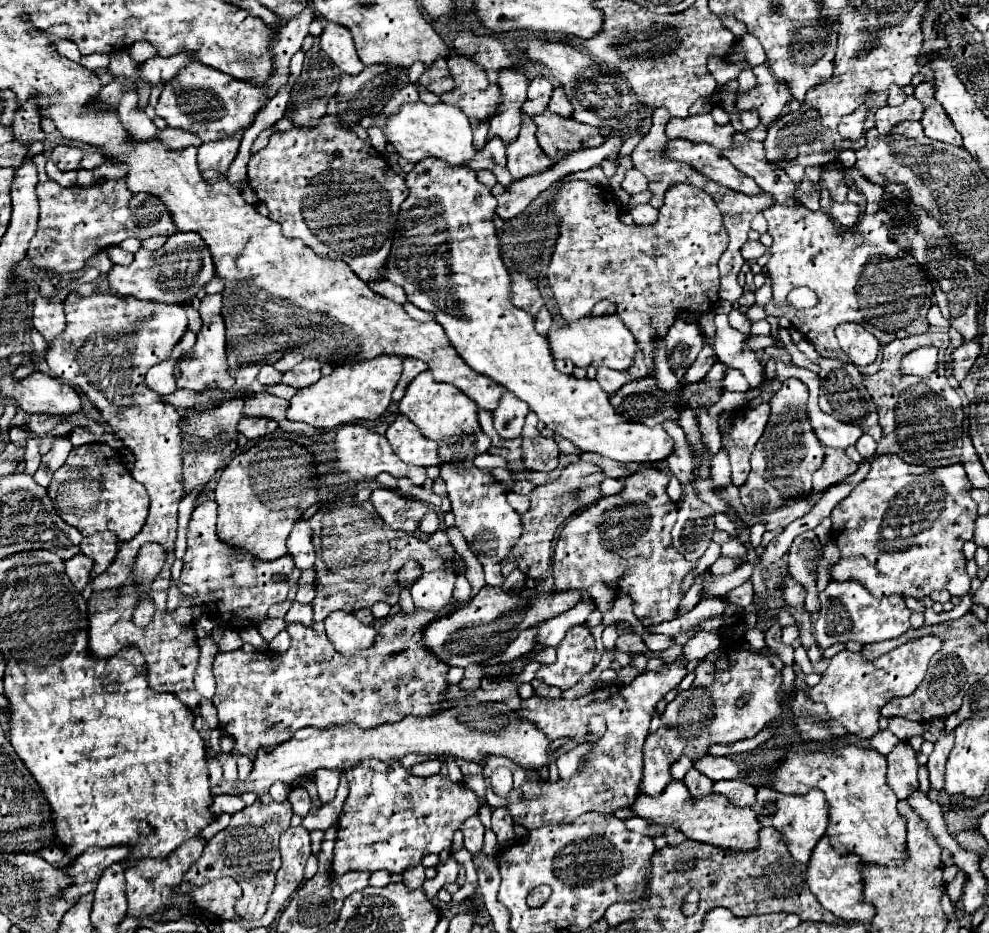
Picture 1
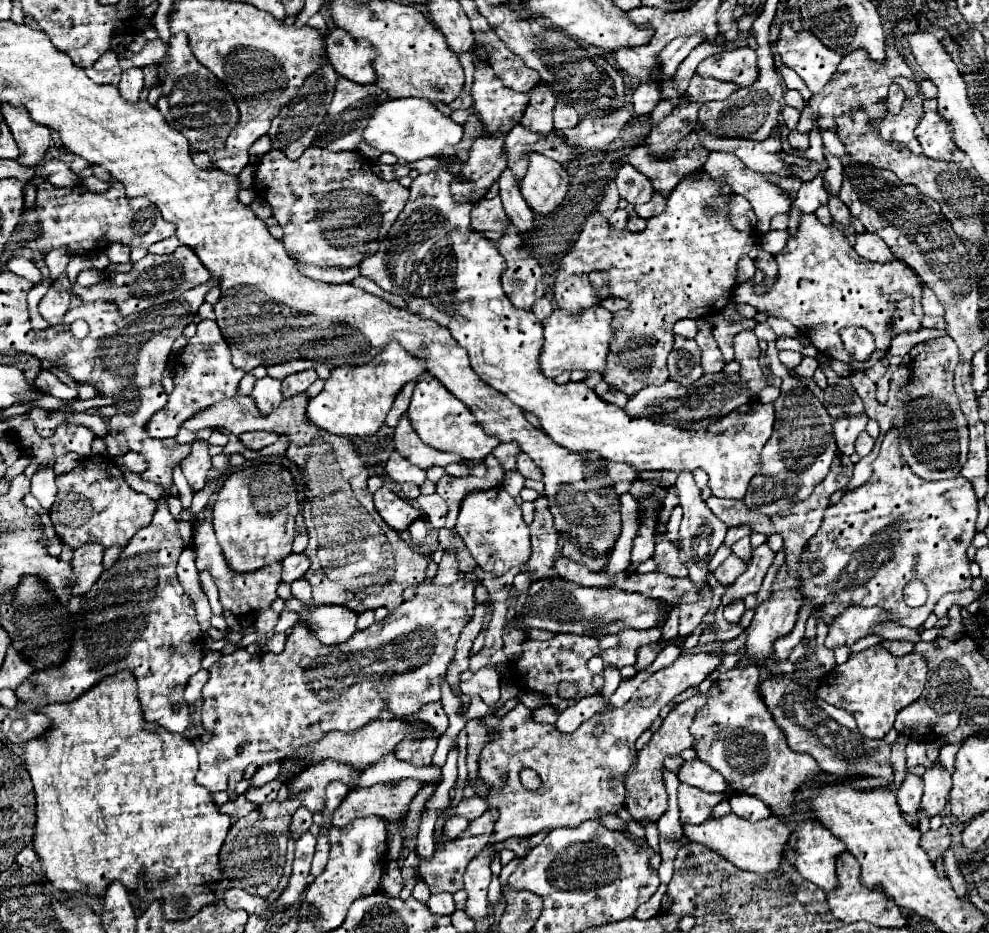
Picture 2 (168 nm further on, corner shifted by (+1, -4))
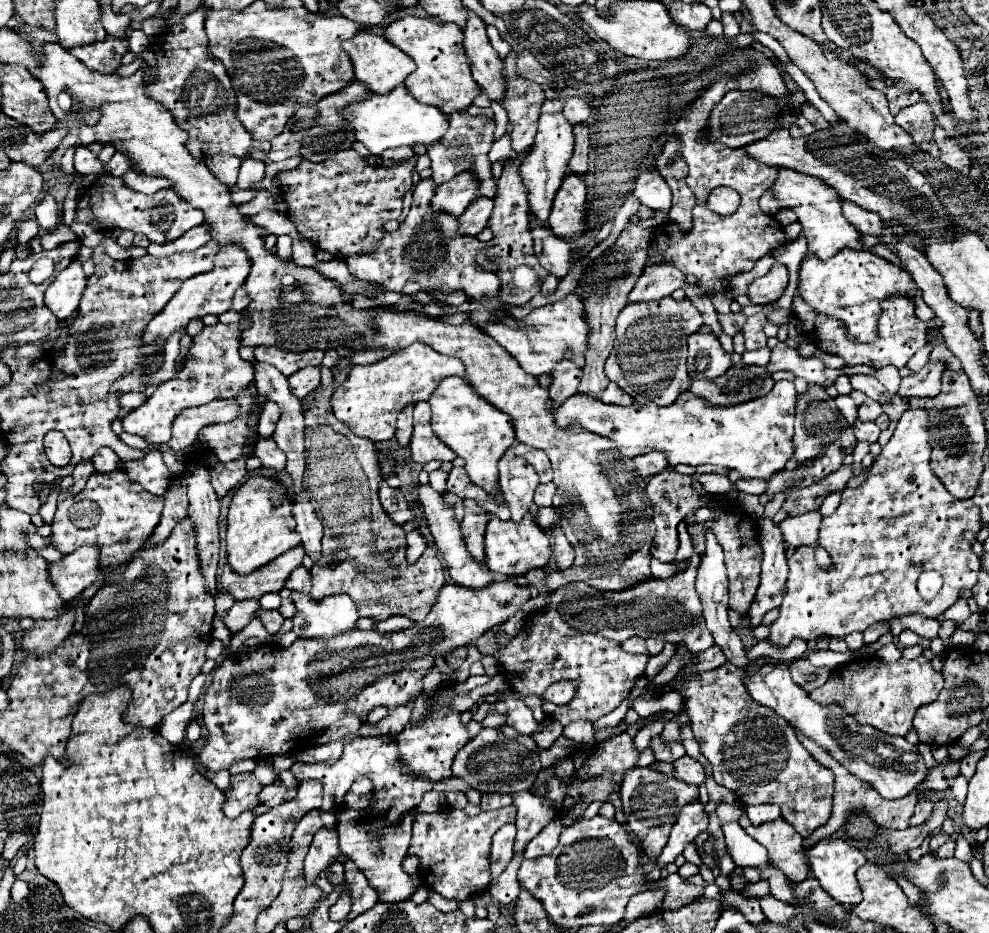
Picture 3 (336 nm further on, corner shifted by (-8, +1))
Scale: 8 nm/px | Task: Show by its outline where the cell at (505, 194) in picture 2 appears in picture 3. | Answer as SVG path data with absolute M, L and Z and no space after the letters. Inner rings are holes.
M529 212L529 224L531 234L535 240L535 254L539 258L539 264L549 270L553 276L563 278L569 272L569 258L571 258L571 242L555 236L551 228L543 226L533 212Z

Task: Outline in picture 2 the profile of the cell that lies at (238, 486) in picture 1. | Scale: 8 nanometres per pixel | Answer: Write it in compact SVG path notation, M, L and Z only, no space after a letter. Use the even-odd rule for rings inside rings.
M256 465L232 473L218 491L214 503L212 523L216 537L230 569L236 573L262 569L274 561L282 561L292 551L296 517L288 517L284 509L280 509L280 513L260 513L260 509L256 509L256 501L252 501L252 477L256 477Z

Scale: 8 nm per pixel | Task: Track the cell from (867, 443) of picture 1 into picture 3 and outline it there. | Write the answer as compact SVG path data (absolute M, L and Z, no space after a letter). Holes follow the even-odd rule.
M857 420L853 424L853 432L855 432L857 440L863 440L867 444L873 444L873 442L877 442L881 430L879 430L879 426L875 422L861 422L861 420Z

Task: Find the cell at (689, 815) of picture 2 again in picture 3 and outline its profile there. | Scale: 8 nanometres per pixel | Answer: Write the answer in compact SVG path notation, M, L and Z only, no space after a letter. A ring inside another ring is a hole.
M701 800L685 804L681 808L681 814L677 814L677 822L673 824L671 836L669 836L661 856L657 858L657 864L663 868L669 862L675 862L675 858L683 852L685 844L693 842L701 832L705 832L707 824L709 824L709 816L707 816Z

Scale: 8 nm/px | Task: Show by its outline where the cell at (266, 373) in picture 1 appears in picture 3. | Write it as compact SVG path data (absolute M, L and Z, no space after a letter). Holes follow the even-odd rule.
M267 400L265 404L263 404L263 410L261 410L261 416L259 416L259 436L263 436L263 438L269 438L269 436L273 436L273 432L275 432L275 424L277 424L277 420L279 420L279 406L273 402L273 400Z

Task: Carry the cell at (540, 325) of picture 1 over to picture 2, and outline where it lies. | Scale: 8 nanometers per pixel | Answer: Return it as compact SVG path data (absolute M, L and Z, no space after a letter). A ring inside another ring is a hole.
M540 297L540 299L532 305L532 313L534 313L540 321L546 319L552 311L554 311L554 307L552 307L552 303L550 303L546 297Z

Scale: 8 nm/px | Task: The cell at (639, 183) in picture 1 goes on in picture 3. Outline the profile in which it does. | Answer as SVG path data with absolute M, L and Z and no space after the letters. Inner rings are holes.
M653 170L643 172L635 180L633 196L637 196L641 204L645 204L653 210L669 210L671 208L671 190L669 190L667 182Z

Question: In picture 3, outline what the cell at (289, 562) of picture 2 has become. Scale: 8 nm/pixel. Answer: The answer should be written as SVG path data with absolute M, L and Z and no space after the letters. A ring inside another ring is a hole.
M299 566L291 572L287 584L287 588L291 590L299 590L299 592L309 592L311 590L311 572L305 566Z

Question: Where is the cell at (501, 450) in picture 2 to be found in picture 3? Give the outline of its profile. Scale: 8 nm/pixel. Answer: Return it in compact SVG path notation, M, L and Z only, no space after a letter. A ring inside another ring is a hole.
M515 446L499 460L499 486L511 510L511 520L521 520L533 504L533 492L539 486L539 478L531 464L515 456Z

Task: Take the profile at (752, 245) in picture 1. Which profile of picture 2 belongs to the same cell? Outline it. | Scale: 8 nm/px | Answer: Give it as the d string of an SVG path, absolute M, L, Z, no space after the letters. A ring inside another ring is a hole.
M760 253L760 255L758 255L758 259L756 259L754 263L756 263L756 267L764 273L766 285L768 285L768 289L770 289L770 287L776 283L776 273L778 273L774 257L772 257L770 253Z

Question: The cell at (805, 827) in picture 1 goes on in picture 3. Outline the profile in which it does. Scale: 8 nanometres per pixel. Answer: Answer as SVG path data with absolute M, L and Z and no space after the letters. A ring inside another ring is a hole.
M825 838L825 840L819 840L815 846L811 846L807 856L811 862L813 876L819 880L821 888L825 888L825 892L829 892L829 896L833 896L839 904L845 904L847 908L861 902L861 890L859 890L859 884L855 878L857 868L867 862L861 850L849 846L841 838Z

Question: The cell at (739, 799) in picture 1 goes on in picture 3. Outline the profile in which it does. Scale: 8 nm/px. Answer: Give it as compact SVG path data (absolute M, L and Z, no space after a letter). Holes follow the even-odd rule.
M757 804L757 806L745 806L745 812L753 824L763 824L769 820L777 820L781 816L781 810L773 804Z

